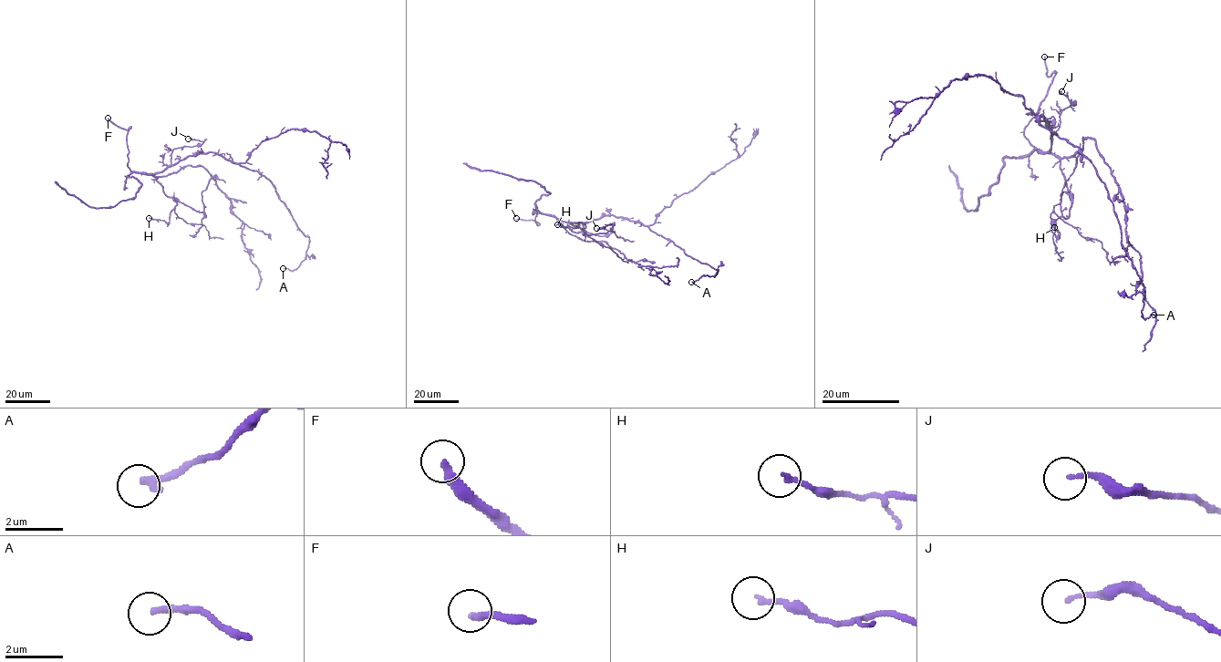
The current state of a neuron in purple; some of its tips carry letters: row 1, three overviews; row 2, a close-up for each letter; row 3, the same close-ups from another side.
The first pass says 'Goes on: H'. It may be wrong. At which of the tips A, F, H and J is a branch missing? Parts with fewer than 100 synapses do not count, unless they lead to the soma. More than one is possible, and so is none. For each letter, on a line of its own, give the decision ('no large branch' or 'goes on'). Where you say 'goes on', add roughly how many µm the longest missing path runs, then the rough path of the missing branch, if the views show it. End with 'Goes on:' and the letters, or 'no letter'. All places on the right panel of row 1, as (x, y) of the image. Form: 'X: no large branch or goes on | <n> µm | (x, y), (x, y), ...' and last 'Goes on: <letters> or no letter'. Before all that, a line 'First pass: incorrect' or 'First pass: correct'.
First pass: incorrect
A: no large branch
F: goes on | 35 µm
H: no large branch
J: no large branch
Goes on: F

